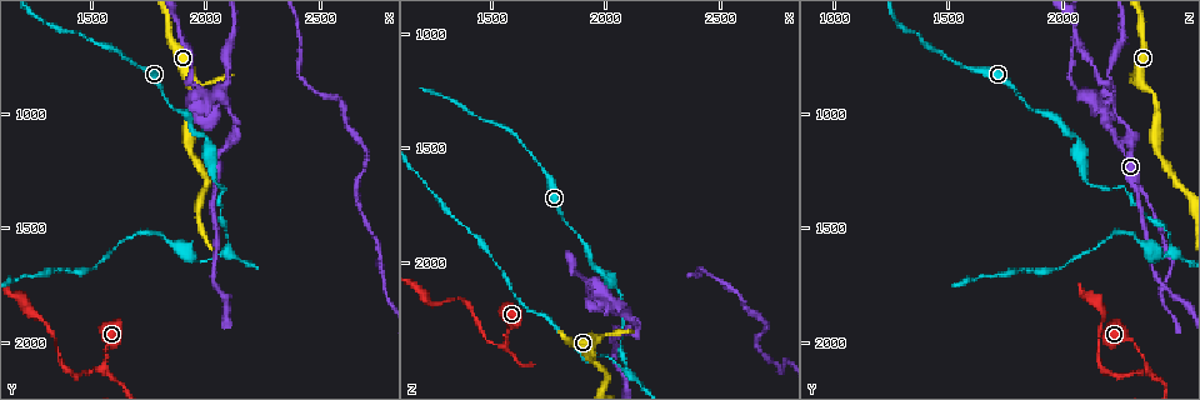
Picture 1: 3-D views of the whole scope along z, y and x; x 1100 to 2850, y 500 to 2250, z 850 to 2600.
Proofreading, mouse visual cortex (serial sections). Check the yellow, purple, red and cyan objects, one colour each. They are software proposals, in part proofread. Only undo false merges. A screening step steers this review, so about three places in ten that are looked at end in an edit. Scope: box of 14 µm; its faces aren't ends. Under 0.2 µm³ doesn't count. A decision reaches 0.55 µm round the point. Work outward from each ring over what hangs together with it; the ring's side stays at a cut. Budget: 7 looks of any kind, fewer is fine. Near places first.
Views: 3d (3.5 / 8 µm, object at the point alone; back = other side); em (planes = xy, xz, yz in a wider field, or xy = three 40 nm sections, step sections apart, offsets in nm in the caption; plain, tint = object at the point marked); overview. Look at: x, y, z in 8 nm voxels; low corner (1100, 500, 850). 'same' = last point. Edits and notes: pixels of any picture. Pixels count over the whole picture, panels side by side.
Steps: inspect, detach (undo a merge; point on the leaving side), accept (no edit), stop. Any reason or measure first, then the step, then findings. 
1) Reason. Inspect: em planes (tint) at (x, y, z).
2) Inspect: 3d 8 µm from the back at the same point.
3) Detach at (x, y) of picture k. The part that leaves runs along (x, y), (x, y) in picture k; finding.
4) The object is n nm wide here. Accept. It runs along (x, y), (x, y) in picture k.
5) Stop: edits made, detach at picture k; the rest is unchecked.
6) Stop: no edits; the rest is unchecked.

Thin neck. Inspect: em xy step 3 (tint) at (1560, 2100, 2370).

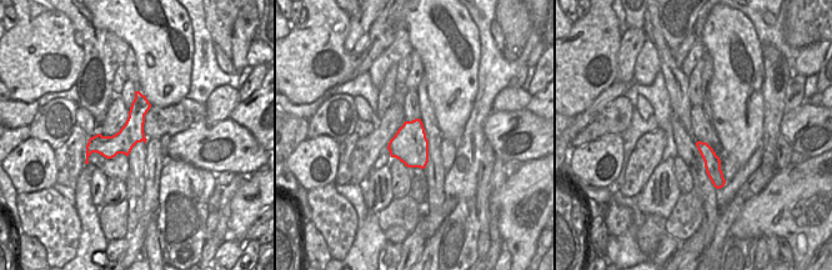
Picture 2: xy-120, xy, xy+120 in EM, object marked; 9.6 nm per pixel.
Wider look. Inspect: 3d 3.5 µm at the same point.

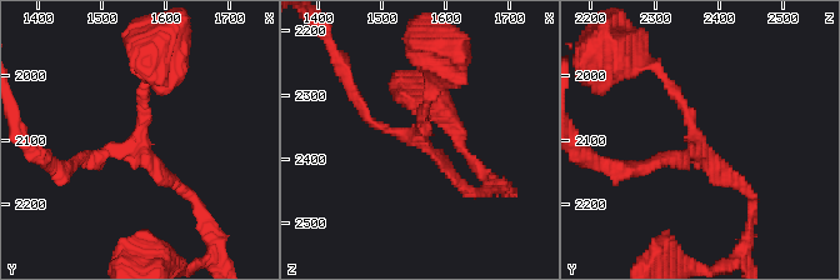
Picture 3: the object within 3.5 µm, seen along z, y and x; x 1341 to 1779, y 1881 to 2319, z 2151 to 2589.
Accept. It runs along (146, 66), (139, 135), (74, 161) in picture 3; continuous, no second cell.

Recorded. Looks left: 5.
Narrows sharply. Inspect: em planes (tint) at (2090, 1610, 2480).

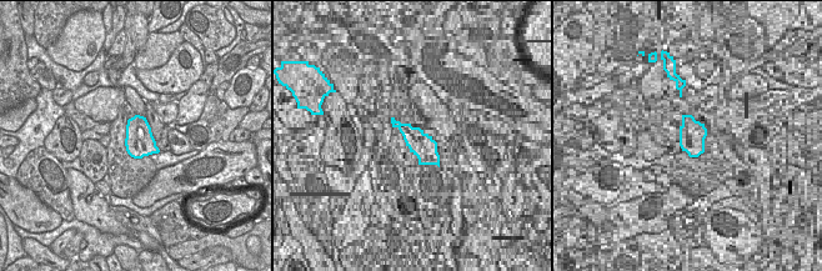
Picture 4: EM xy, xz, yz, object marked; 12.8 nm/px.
Inspect: 3d 3.5 µm at the same point.

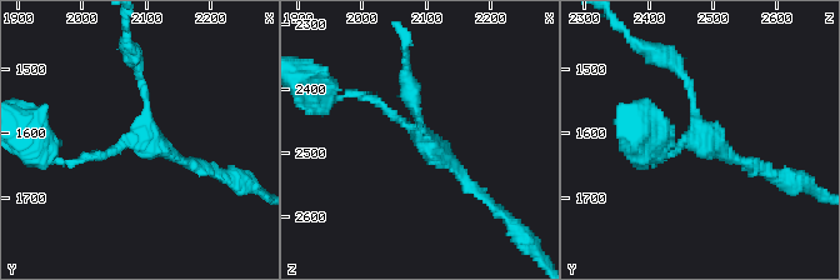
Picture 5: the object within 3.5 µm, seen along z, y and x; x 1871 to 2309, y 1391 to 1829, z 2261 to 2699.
The object is 360 nm wide here. Accept. It runs along (673, 56), (691, 91), (698, 134), (653, 160) in picture 5; one cell here.

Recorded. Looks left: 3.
Three arms meet. Inspect: 3d 3.5 µm at (2060, 900, 2190).

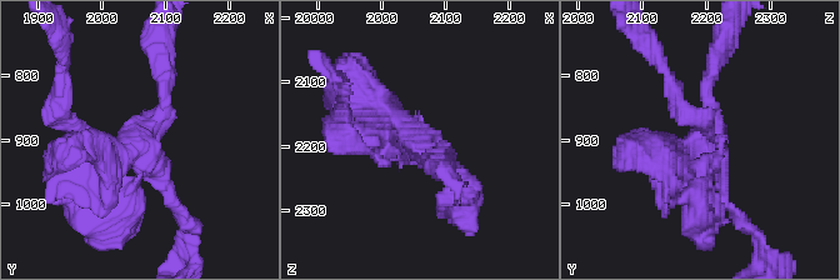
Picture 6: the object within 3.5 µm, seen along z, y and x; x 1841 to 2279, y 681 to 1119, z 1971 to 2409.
Inspect: em xy step 2 (tint) at (2055, 905, 2190).

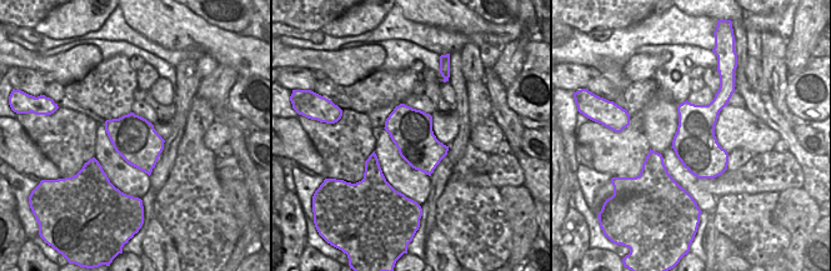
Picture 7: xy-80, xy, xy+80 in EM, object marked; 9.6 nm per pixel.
Detach at (713, 225) of picture 6. A border runs along (81, 169), (85, 171), (84, 176) in picture 7; two cells meet here.

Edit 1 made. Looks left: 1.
Stop: edits made, detach at picture 6; the rest is unchecked.

